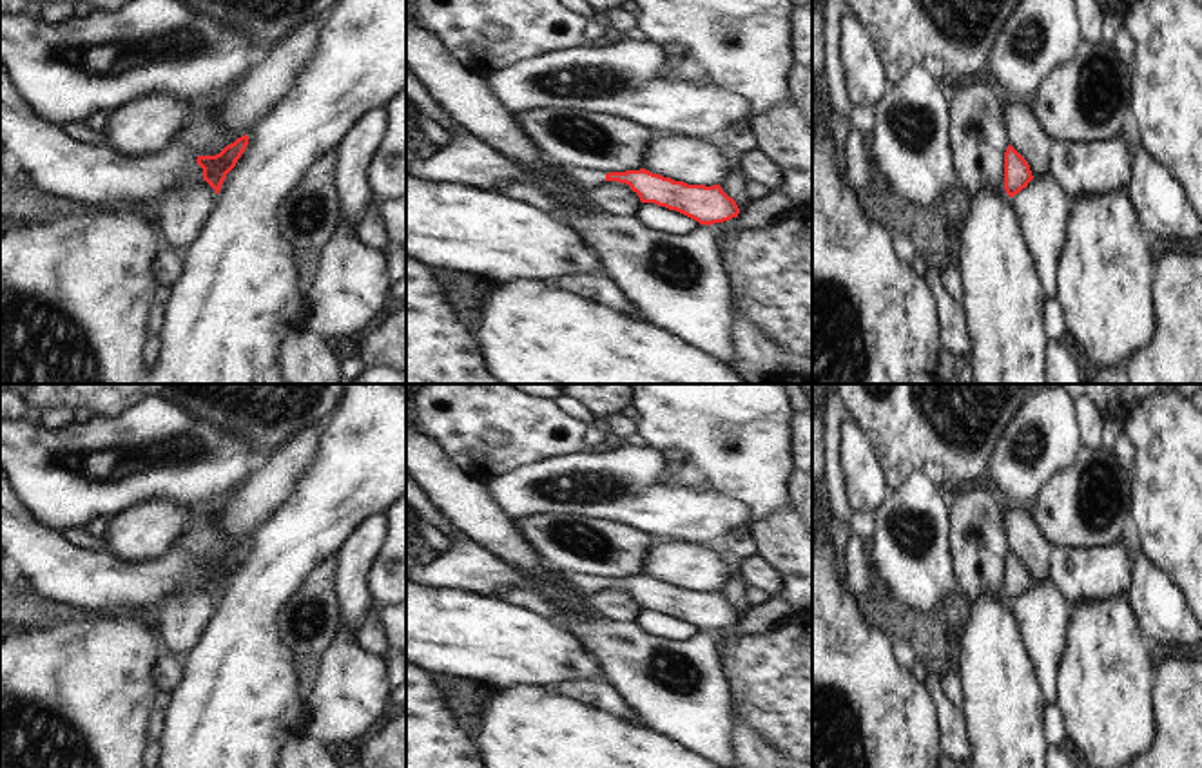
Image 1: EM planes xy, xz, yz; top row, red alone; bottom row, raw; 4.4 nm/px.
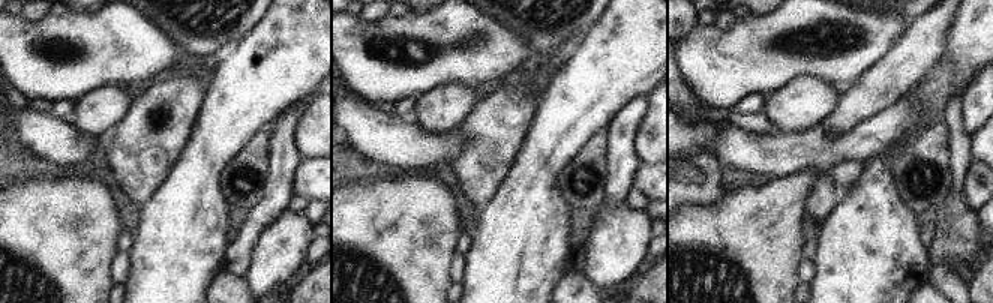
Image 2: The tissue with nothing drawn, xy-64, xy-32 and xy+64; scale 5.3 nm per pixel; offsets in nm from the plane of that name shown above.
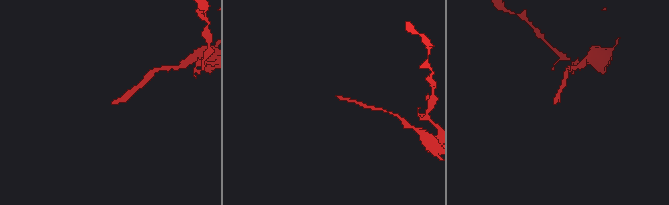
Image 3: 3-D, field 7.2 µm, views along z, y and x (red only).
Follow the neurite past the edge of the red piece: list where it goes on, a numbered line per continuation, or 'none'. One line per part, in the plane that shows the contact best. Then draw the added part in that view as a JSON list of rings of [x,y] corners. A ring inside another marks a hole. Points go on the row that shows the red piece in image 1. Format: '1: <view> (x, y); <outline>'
1: xy (53, 162); [[[0,67],[0,147],[9,150],[20,163],[22,178],[36,188],[67,197],[83,205],[111,205],[114,201],[154,201],[172,185],[198,185],[203,179],[194,152],[172,147],[140,158],[120,156],[109,147],[91,147],[60,127],[33,114],[13,91]]]

